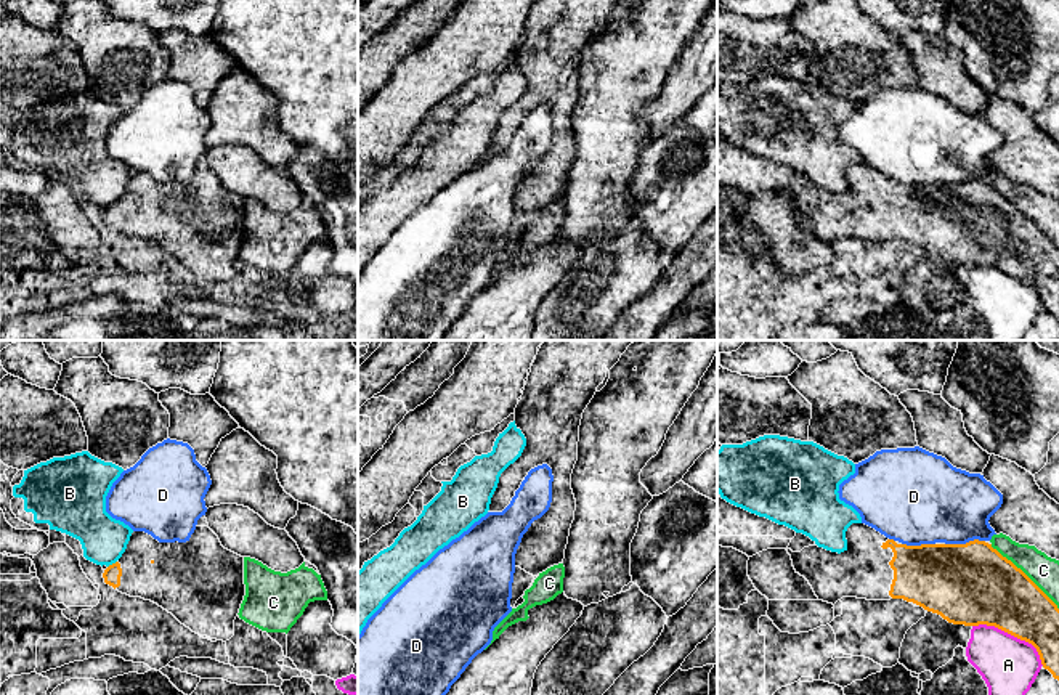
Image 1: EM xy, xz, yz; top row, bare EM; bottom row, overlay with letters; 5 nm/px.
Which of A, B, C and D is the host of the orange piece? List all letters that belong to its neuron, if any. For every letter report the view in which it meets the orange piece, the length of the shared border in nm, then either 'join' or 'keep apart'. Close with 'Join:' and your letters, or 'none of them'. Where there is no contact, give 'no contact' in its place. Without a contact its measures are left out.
A: contact in yz; length 420 nm; keep apart
B: contact in xy; length 60 nm; keep apart
C: contact in yz; length 480 nm; keep apart
D: contact in yz; length 200 nm; keep apart
Join: none of them

